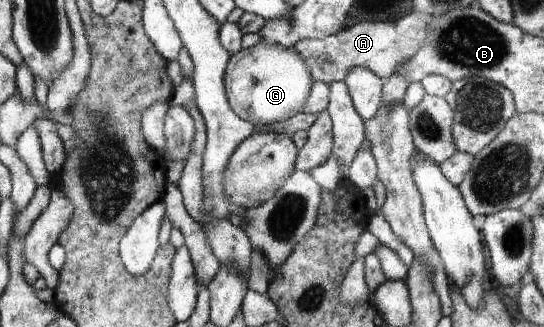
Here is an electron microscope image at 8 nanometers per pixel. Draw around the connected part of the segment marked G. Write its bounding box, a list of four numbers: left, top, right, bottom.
[225,39,314,127]

